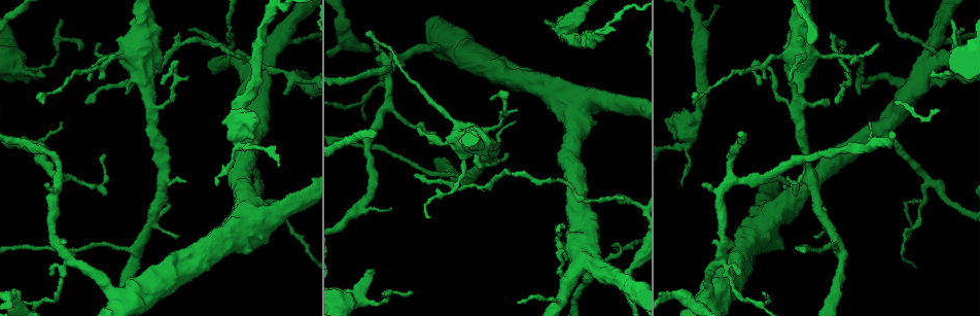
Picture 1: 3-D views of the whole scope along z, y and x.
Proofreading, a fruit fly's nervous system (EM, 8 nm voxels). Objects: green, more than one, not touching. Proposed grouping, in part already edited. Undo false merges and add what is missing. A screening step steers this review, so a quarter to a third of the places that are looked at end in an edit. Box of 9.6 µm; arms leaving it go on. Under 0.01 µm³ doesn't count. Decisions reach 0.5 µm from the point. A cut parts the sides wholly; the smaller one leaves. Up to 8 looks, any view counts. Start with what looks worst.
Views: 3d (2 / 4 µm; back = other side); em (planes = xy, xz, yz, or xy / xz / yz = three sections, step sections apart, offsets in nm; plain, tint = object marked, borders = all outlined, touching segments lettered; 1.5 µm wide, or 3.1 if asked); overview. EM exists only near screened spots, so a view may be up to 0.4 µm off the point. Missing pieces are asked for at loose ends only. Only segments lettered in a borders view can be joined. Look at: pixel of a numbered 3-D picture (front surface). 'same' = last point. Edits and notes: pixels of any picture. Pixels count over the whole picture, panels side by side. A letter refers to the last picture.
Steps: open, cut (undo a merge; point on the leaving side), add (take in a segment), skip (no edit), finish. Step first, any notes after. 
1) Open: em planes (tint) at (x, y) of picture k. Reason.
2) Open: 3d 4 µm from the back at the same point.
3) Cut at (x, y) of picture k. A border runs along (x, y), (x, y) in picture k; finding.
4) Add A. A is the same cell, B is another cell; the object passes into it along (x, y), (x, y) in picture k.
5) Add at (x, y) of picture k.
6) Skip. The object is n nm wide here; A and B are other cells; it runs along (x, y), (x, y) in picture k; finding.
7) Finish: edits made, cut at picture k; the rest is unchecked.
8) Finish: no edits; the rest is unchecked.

Open: 3d 2 µm at (44, 76) of picture 1. Branch stops here.

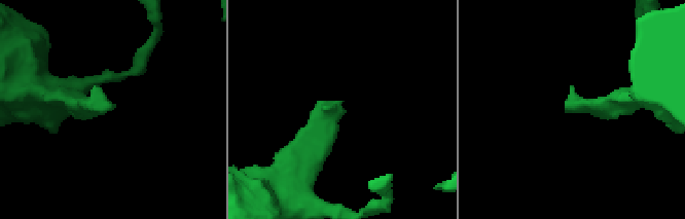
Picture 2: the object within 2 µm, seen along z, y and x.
Open: em planes (borders) at (345, 110) of picture 2.

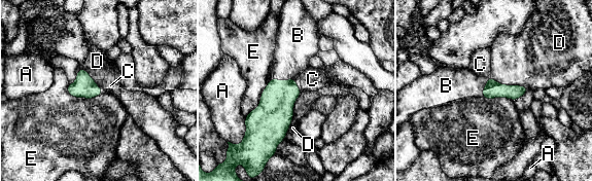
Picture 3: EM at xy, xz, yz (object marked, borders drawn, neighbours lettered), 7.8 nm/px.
Add B. The object is 130 nm wide here; B is the same cell, A, C, D and E are other cells; the object passes into it along (275, 111), (283, 80), (293, 50) in picture 3; it goes on there.

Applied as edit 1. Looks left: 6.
Open: overview. Redraw.

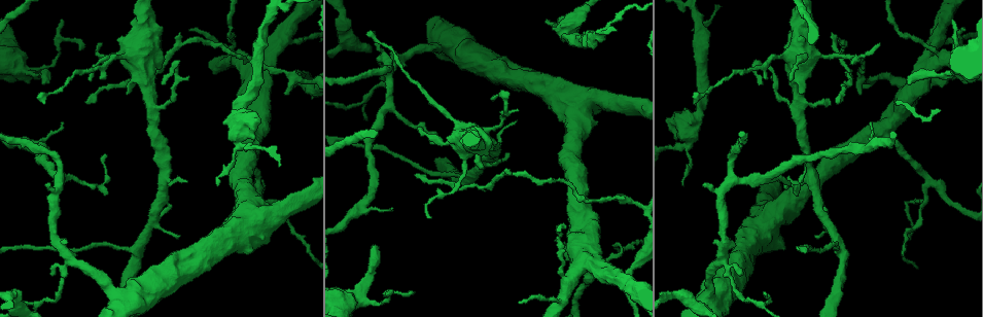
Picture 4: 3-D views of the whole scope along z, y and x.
Open: em planes (borders) at (421, 176) of picture 4. Branch stops here.

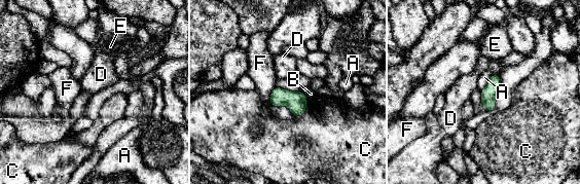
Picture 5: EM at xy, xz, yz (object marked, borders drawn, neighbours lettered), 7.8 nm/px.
Skip. The object is 130 nm wide here; A, B, C, D, E and F are other cells; a border runs along (493, 74), (481, 90) in picture 5; none of them fits.

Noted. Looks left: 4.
Open: em xz step 4 (tint) at (796, 106) of picture 4. Three arms meet.

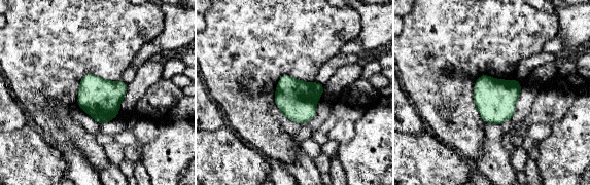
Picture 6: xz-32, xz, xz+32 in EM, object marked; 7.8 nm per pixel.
Open: em planes (borders) at the same point. Cut it another way.

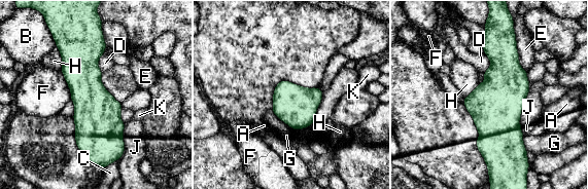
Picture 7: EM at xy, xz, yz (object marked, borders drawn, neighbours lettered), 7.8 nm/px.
Skip. A, B, C, D, E, F, G, H, J and K are other cells; a border runs along (56, 46), (62, 60), (61, 70) in picture 7; one cell here.

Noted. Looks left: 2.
Finish: edits made, add at picture 3; the rest is unchecked.

